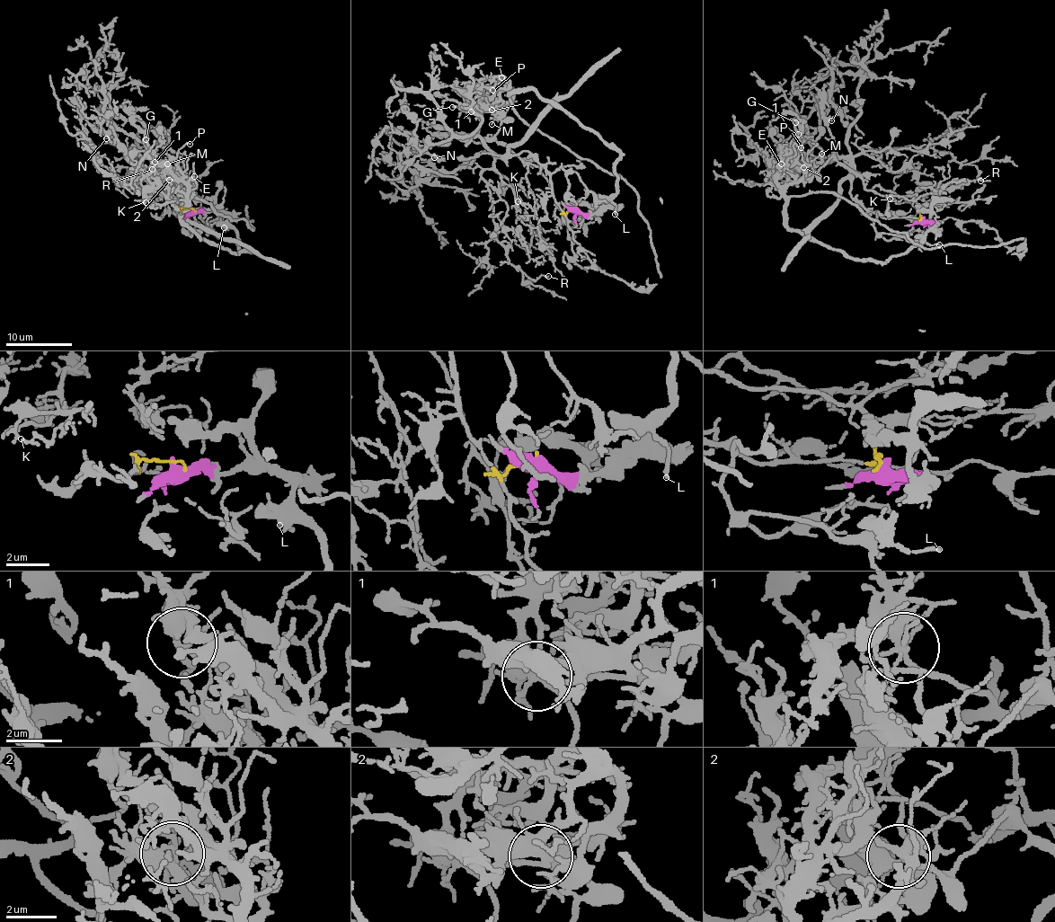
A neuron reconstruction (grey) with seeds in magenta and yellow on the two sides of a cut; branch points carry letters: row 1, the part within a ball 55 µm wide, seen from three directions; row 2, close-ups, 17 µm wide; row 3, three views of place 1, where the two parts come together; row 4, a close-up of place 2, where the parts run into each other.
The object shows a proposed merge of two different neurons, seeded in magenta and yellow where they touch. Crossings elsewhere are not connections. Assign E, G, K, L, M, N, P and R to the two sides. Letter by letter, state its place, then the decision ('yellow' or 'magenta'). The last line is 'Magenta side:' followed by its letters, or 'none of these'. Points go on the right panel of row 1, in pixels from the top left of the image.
E: place (781, 164); magenta
G: place (795, 122); yellow
K: place (890, 199); yellow
L: place (939, 244); magenta
M: place (821, 154); magenta
N: place (831, 120); yellow
P: place (798, 134); magenta
R: place (980, 181); yellow
Magenta side: E, L, M, P

